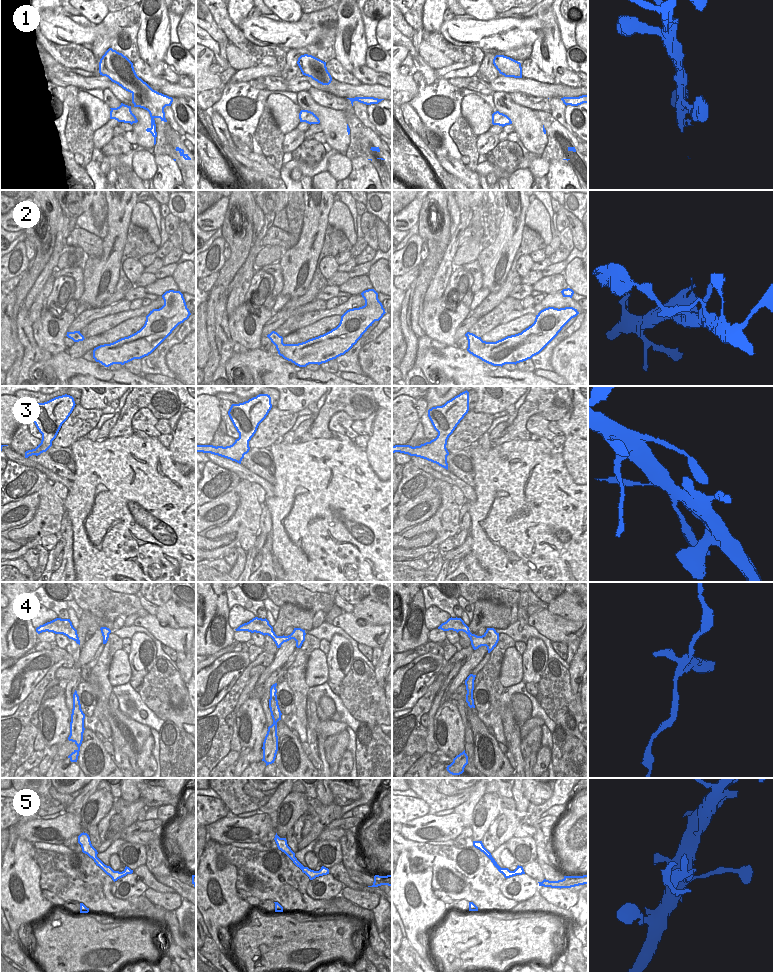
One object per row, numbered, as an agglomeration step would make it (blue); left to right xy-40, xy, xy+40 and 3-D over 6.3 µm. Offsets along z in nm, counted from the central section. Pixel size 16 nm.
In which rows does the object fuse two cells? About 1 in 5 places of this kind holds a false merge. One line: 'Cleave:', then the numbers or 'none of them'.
Cleave: 3

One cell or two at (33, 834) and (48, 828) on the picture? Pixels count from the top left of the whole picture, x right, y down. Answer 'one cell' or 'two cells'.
one cell

